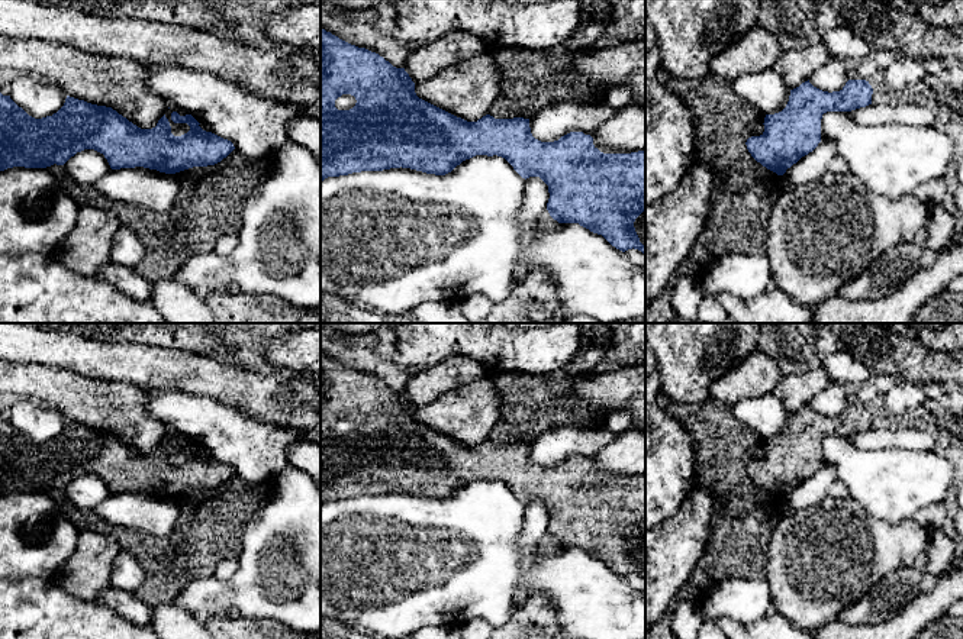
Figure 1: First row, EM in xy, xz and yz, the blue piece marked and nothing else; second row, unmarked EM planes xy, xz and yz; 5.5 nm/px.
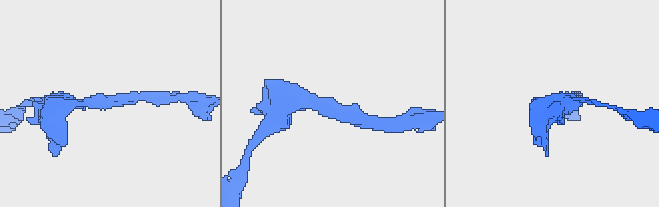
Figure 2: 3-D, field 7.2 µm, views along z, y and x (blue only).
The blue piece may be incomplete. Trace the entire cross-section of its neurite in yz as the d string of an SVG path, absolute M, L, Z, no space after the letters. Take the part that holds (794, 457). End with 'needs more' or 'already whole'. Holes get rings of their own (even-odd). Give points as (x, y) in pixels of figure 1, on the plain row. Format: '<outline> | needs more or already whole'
M809 404L790 414L786 432L766 439L764 456L745 469L767 494L783 500L821 467L821 443L827 436L851 436L872 429L873 413L866 404L848 404L840 416L822 416Z | already whole

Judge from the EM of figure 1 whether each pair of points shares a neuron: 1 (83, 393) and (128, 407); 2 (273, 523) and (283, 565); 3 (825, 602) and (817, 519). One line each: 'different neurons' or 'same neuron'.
1: same neuron
2: same neuron
3: same neuron

